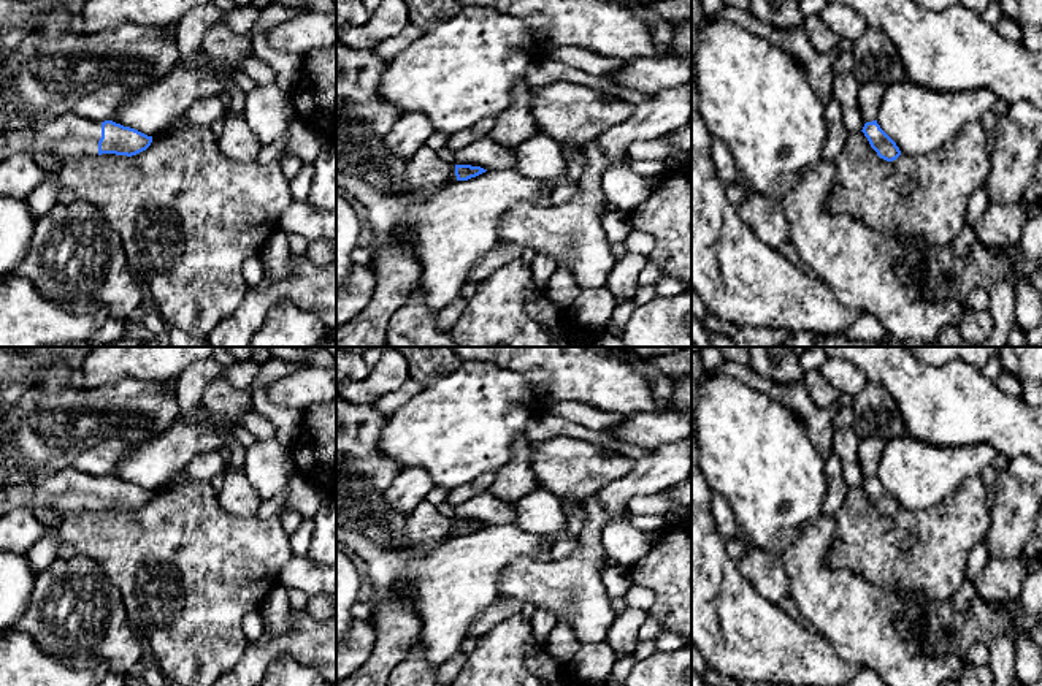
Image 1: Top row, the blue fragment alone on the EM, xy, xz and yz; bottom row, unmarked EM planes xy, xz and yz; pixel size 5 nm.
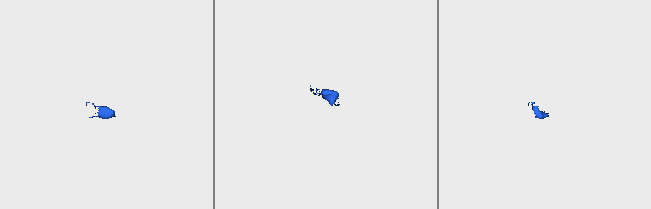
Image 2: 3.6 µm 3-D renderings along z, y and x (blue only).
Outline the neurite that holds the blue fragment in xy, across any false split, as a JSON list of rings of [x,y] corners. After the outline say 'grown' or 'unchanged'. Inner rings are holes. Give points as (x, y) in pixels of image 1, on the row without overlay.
[[[65,467],[51,477],[24,485],[6,485],[0,490],[0,516],[19,507],[52,509],[60,513],[82,510],[136,510],[152,497],[135,483],[113,475],[90,477]]] | grown

